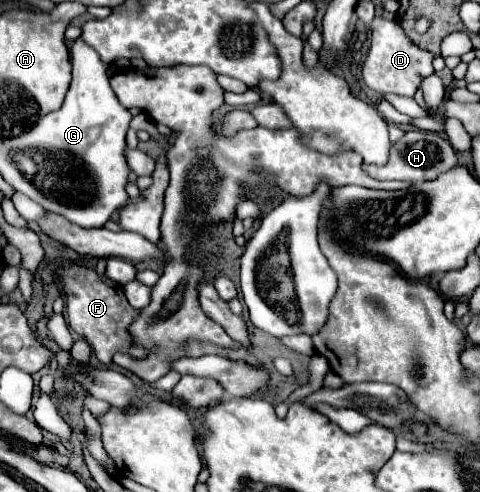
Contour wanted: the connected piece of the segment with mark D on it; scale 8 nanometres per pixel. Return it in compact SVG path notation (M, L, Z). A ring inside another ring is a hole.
M375 18L373 20L373 30L371 30L371 48L367 54L367 60L363 64L363 80L365 84L379 92L393 92L393 94L401 94L401 96L413 96L415 90L421 86L421 80L433 74L433 66L431 60L435 56L421 50L405 32L403 28L397 24L397 20L389 22L383 18Z

